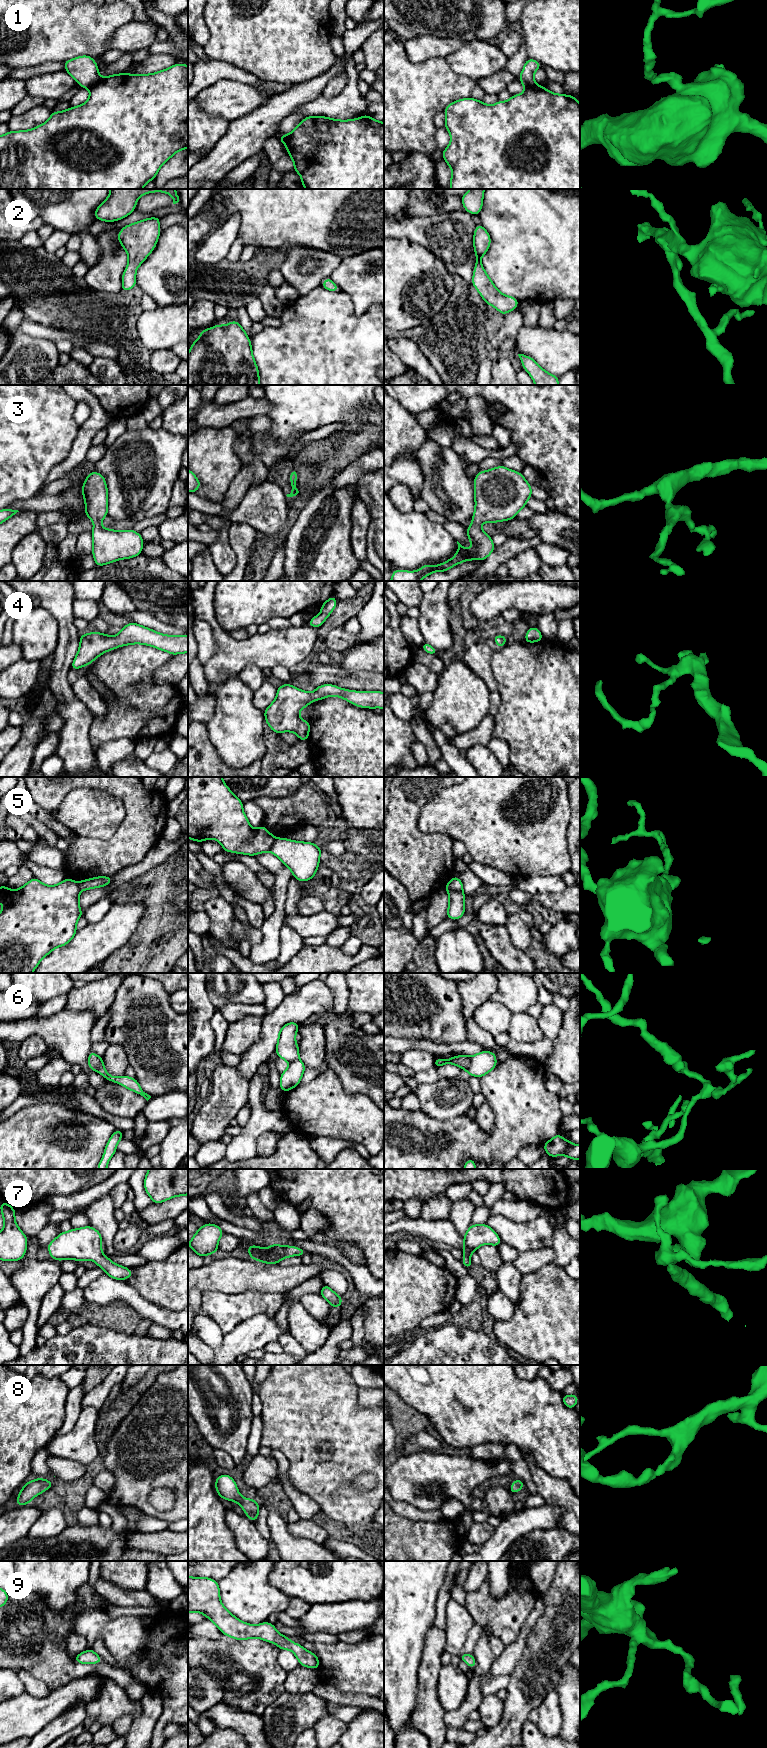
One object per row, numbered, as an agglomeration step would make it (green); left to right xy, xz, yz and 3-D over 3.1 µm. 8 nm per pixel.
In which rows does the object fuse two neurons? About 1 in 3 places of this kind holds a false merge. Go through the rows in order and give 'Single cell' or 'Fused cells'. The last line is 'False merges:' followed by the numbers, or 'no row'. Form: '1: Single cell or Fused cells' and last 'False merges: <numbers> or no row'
1: Fused cells
2: Single cell
3: Single cell
4: Single cell
5: Fused cells
6: Fused cells
7: Single cell
8: Single cell
9: Single cell
False merges: 1, 5, 6

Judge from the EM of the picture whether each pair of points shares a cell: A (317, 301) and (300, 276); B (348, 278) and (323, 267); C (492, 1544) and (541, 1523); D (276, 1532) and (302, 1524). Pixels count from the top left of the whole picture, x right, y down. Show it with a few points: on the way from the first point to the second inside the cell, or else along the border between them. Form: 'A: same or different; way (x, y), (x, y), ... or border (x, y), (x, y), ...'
A: different; border (320, 285), (299, 297)
B: different; border (342, 259), (329, 276)
C: same; way (504, 1535), (520, 1523), (529, 1523)
D: different; border (287, 1523), (287, 1529), (293, 1535), (309, 1539)

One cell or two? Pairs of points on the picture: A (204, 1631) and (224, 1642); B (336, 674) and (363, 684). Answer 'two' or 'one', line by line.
A: two
B: one

